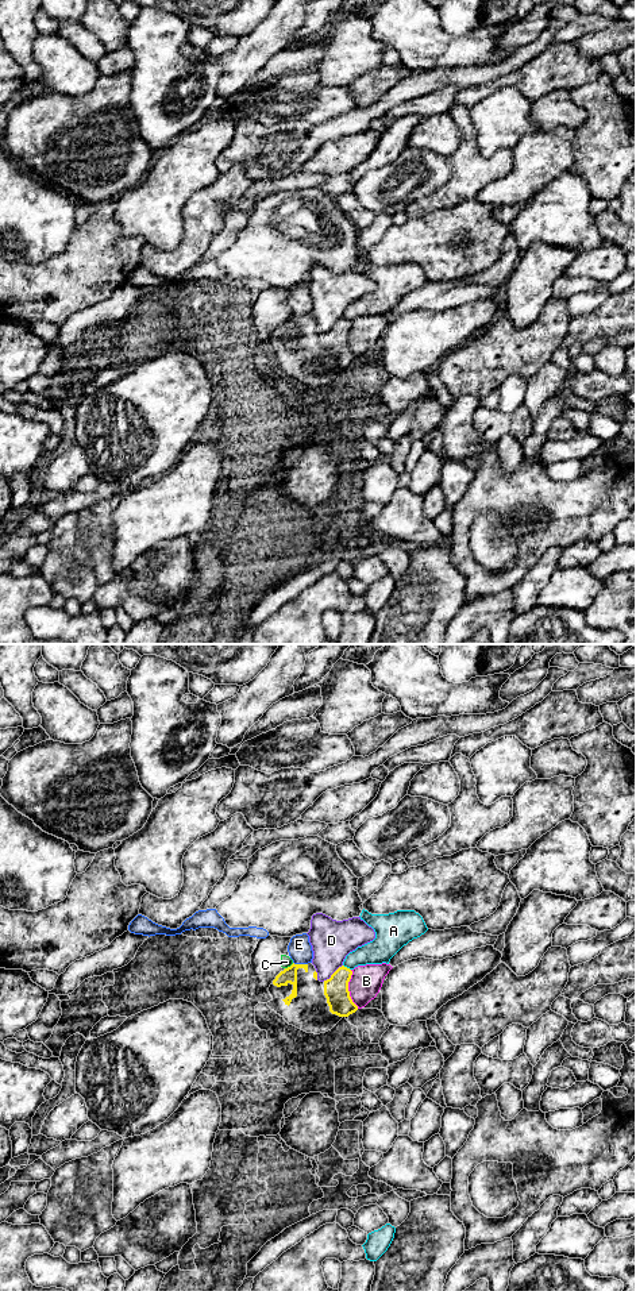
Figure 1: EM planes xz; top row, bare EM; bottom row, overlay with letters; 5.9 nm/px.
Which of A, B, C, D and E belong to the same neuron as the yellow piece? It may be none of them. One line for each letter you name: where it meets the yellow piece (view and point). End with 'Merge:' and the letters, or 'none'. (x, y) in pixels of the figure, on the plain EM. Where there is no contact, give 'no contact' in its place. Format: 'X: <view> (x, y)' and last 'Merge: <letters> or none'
Merge: none

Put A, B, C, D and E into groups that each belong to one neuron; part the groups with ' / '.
A / B / C / D / E

